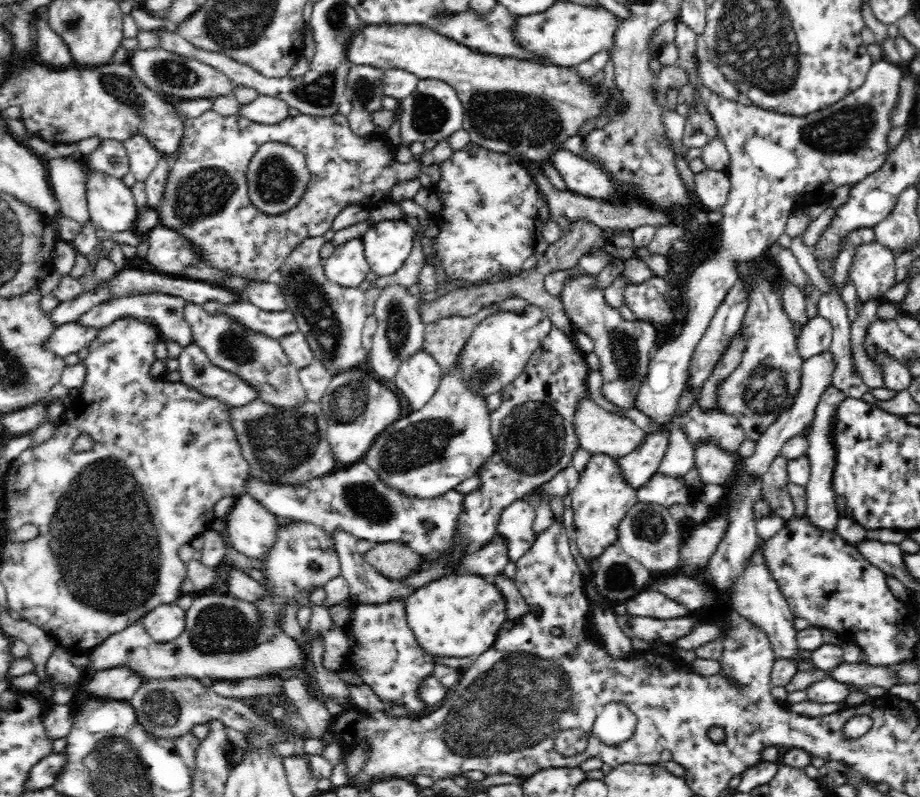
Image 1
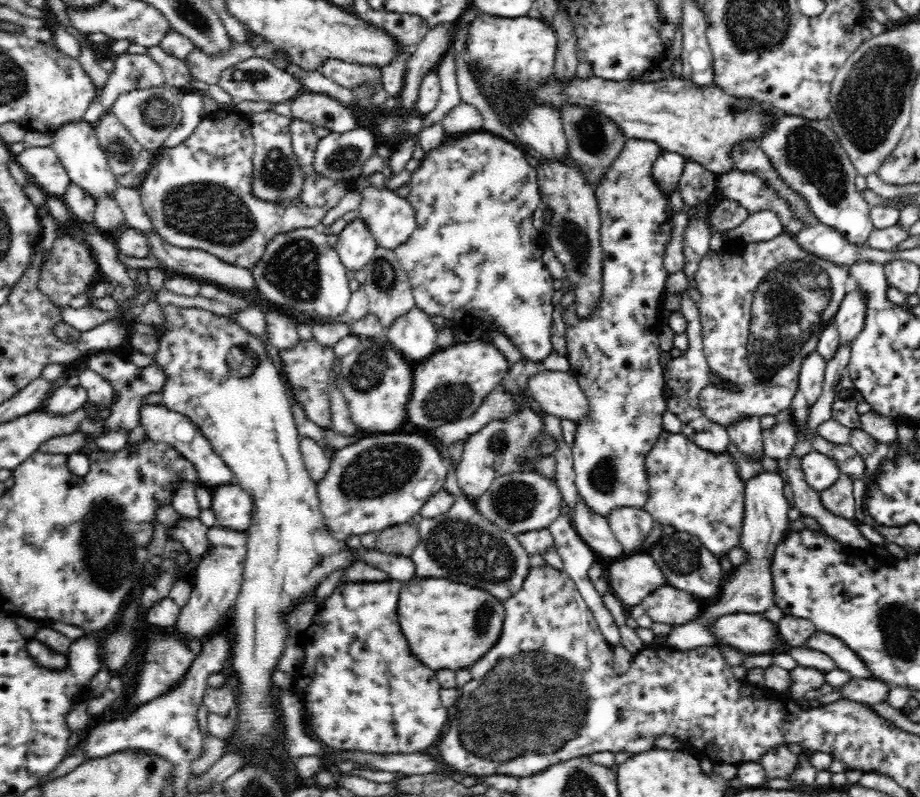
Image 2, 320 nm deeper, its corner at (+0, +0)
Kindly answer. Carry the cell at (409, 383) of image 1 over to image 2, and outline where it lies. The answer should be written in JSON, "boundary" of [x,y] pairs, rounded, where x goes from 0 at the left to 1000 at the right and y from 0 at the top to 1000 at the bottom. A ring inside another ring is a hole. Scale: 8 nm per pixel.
{"boundary":[[[453,383],[450,385],[448,390],[426,404],[417,417],[425,434],[434,439],[448,457],[463,452],[476,440],[476,415],[470,404],[470,396]]]}

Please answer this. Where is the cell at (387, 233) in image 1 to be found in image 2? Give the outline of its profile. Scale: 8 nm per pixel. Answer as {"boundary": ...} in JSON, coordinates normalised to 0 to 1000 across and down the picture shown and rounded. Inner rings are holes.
{"boundary":[[[392,230],[392,235],[396,238],[396,253],[389,265],[390,274],[402,287],[411,310],[428,314],[434,307],[439,307],[453,286],[452,269],[446,253],[441,247],[433,246],[430,240],[410,237],[397,230]]]}

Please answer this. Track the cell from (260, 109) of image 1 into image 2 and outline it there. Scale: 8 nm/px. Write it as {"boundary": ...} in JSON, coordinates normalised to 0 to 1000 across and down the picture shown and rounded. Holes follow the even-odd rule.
{"boundary":[[[287,139],[271,147],[276,173],[275,218],[276,246],[296,255],[315,252],[326,245],[329,233],[329,216],[317,189],[314,156],[316,147],[304,146],[298,139]]]}

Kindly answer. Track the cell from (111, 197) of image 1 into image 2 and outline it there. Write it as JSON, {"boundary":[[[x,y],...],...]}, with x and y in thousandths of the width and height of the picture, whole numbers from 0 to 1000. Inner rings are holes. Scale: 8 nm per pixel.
{"boundary":[[[91,149],[78,151],[78,153],[67,156],[65,161],[55,166],[54,169],[54,183],[61,189],[63,198],[71,208],[77,228],[85,232],[87,237],[91,237],[102,250],[110,248],[112,245],[123,247],[129,231],[102,166],[102,156],[98,156]]]}

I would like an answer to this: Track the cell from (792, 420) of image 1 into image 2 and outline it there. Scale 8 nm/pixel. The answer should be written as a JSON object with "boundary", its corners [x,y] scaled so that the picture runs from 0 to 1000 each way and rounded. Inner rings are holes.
{"boundary":[[[933,359],[921,366],[908,396],[908,408],[913,417],[914,432],[926,429],[941,407],[942,369]]]}

